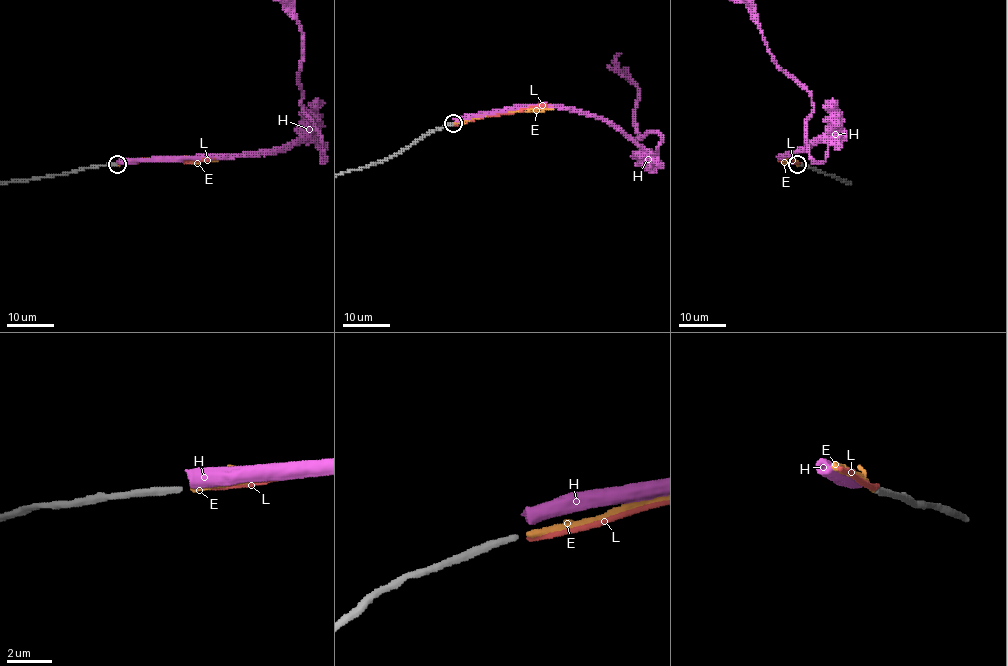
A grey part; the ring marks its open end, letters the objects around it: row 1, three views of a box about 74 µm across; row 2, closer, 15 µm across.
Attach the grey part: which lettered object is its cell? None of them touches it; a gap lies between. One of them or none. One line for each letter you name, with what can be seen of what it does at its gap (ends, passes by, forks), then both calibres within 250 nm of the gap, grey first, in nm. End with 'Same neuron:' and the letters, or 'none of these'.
E: it ends there; 280 nm thick on the grey side, 280 nm on the other
Same neuron: E

